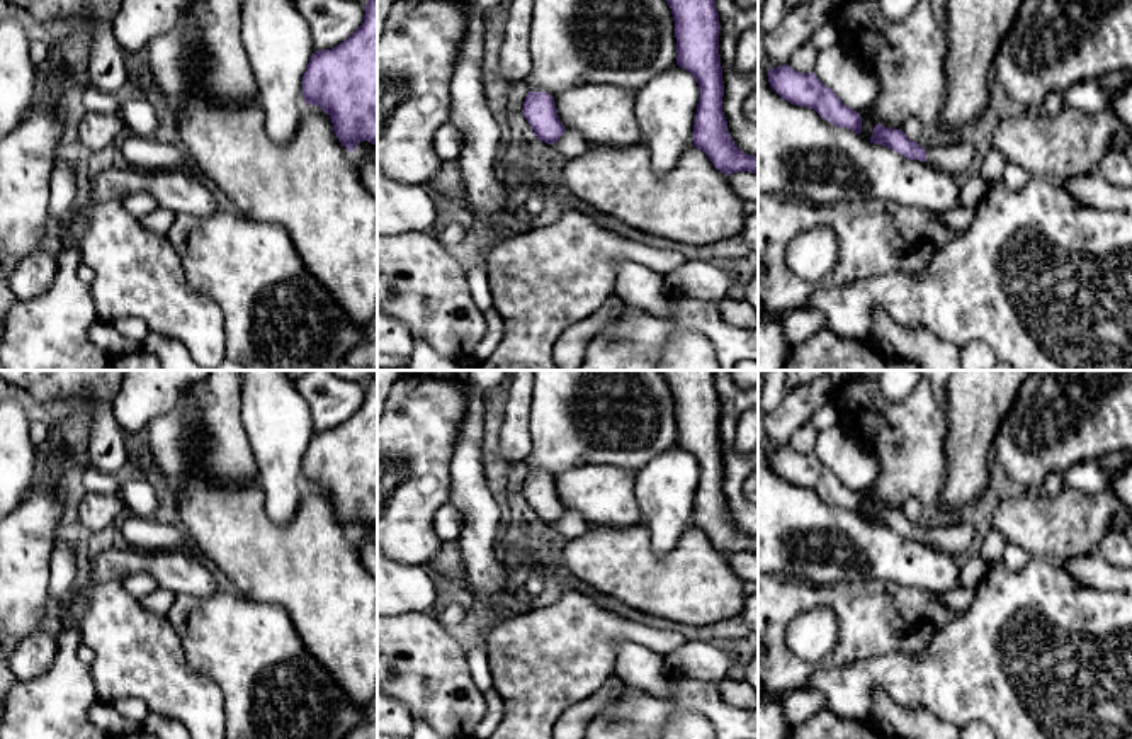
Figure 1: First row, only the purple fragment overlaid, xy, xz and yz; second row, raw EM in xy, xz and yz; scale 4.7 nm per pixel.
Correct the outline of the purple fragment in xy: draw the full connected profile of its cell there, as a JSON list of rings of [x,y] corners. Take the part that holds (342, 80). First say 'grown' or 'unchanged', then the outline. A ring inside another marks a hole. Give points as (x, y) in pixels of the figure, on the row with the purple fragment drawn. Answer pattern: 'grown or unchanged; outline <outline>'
unchanged; outline [[[377,0],[365,3],[364,22],[348,39],[313,53],[303,95],[330,116],[350,153],[360,141],[377,146]]]

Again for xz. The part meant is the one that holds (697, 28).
unchanged; outline [[[666,0],[675,19],[676,65],[690,71],[700,88],[693,124],[693,146],[726,175],[758,175],[758,156],[743,153],[727,131],[722,112],[722,66],[716,0]]]

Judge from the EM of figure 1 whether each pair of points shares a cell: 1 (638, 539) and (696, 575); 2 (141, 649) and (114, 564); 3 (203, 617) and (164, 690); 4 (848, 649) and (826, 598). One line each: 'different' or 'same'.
1: same
2: different
3: different
4: same

